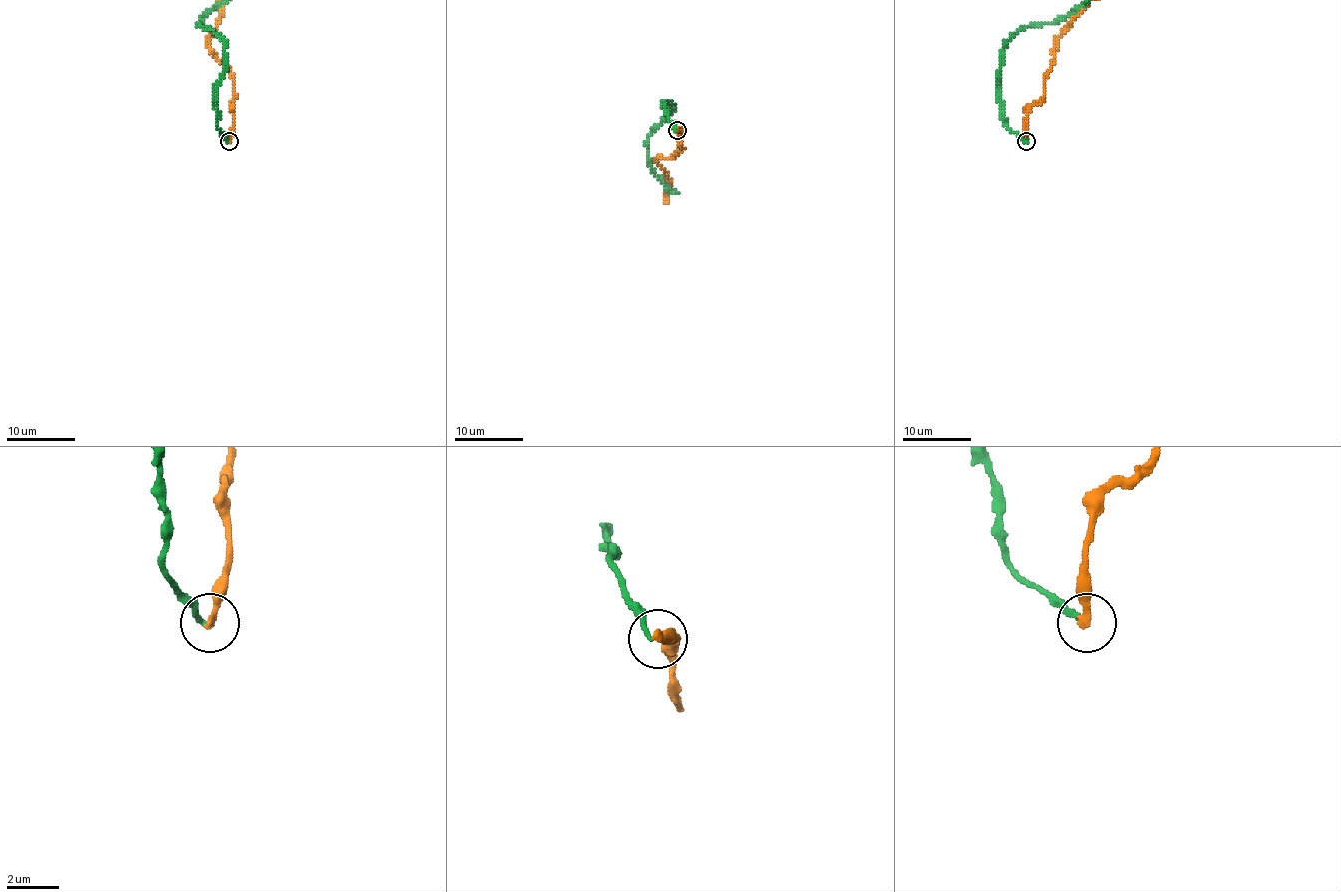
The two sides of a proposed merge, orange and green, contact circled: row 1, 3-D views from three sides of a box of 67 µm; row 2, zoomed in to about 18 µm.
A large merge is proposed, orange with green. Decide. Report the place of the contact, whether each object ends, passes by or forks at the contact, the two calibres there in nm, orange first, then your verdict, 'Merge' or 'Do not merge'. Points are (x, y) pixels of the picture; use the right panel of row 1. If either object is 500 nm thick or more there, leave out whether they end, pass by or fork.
Place: (1026, 141). At the ring orange ends. At the ring green ends. Thickness 280 nm (orange) against 180 nm. Do not merge

